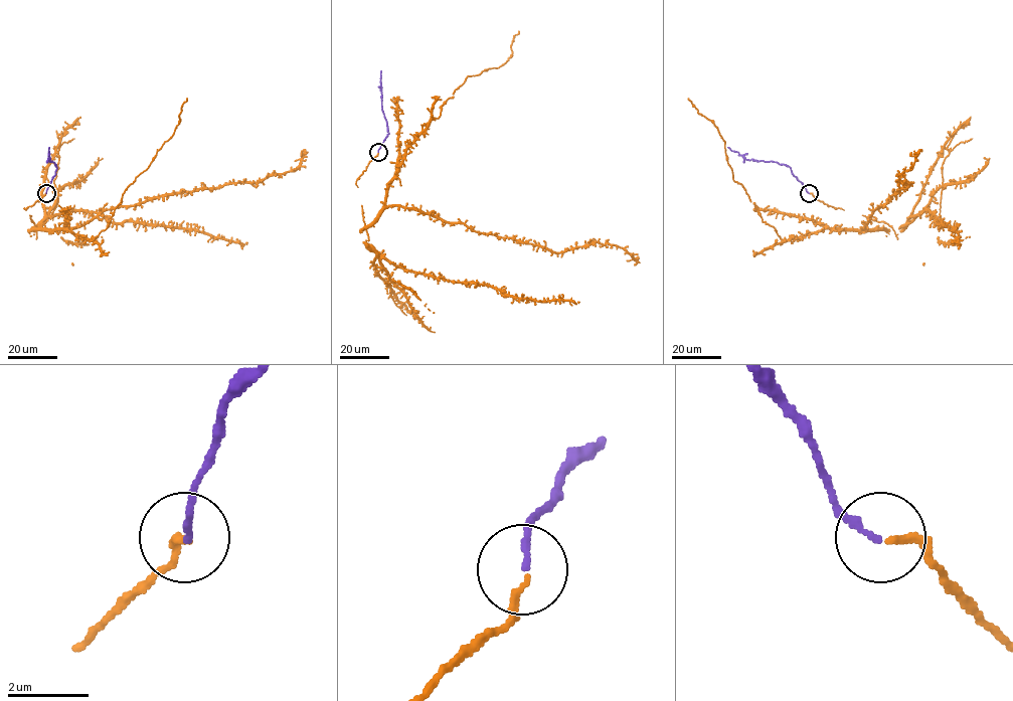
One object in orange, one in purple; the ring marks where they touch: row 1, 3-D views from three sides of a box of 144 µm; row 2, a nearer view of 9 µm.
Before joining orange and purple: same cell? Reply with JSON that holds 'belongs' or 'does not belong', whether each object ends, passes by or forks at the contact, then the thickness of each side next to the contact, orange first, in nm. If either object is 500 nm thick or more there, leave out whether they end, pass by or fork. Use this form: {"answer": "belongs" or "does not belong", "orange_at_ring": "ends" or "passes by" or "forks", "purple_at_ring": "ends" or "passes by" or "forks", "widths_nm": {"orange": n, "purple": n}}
{"answer": "belongs", "orange_at_ring": "ends", "purple_at_ring": "ends", "widths_nm": {"orange": 150, "purple": 160}}

